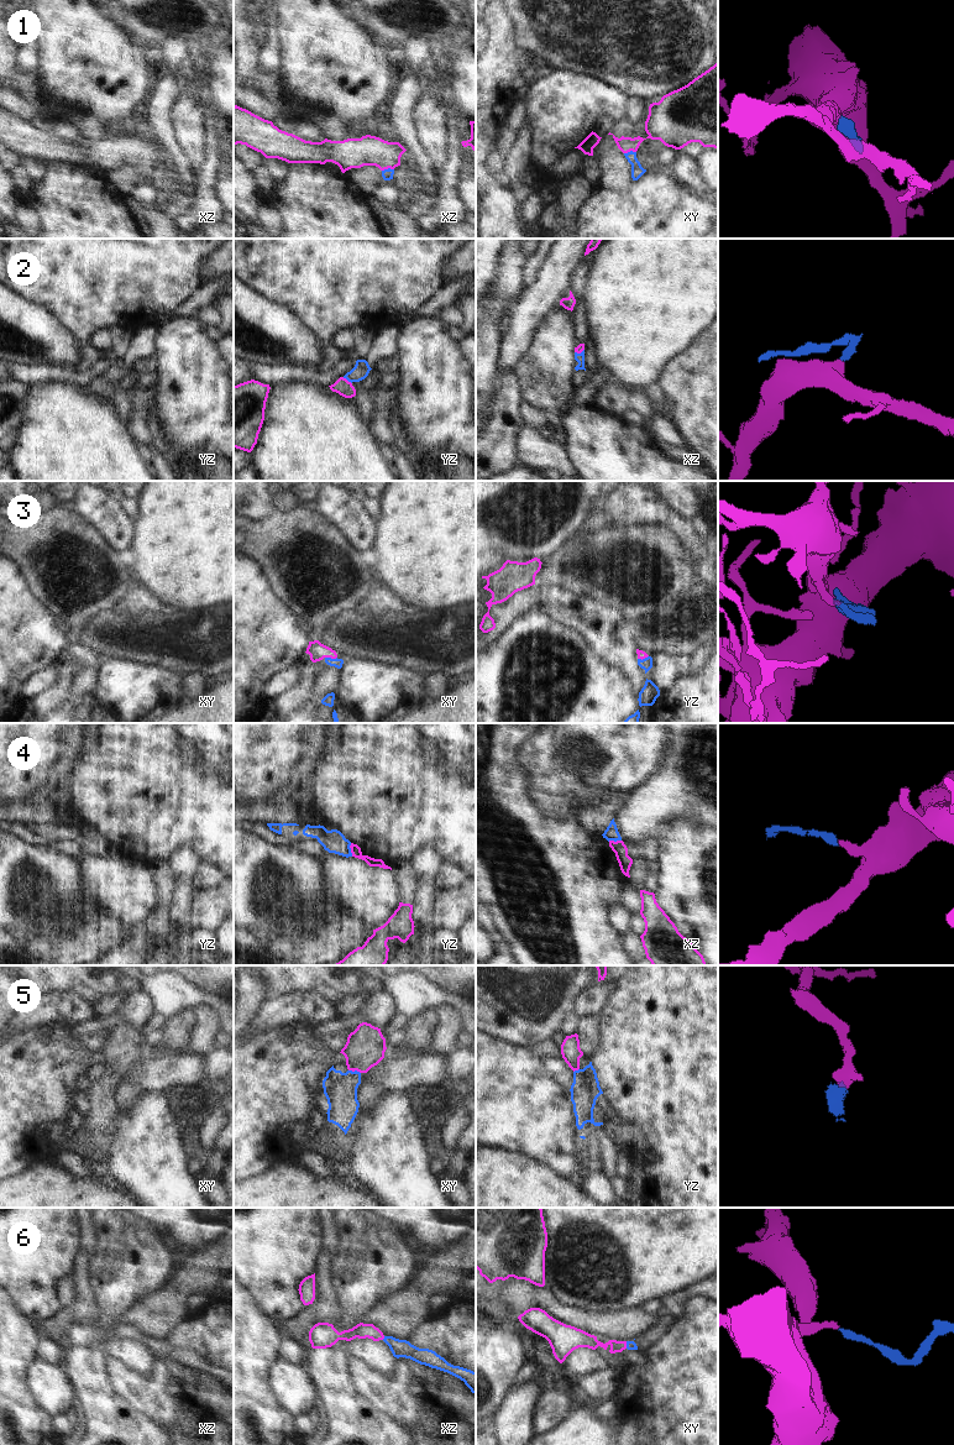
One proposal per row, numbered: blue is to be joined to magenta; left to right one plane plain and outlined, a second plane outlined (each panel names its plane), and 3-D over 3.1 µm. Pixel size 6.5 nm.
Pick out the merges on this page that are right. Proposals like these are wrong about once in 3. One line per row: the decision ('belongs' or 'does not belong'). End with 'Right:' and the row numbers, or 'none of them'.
1: belongs
2: belongs
3: belongs
4: does not belong
5: belongs
6: belongs
Right: 1, 2, 3, 5, 6

